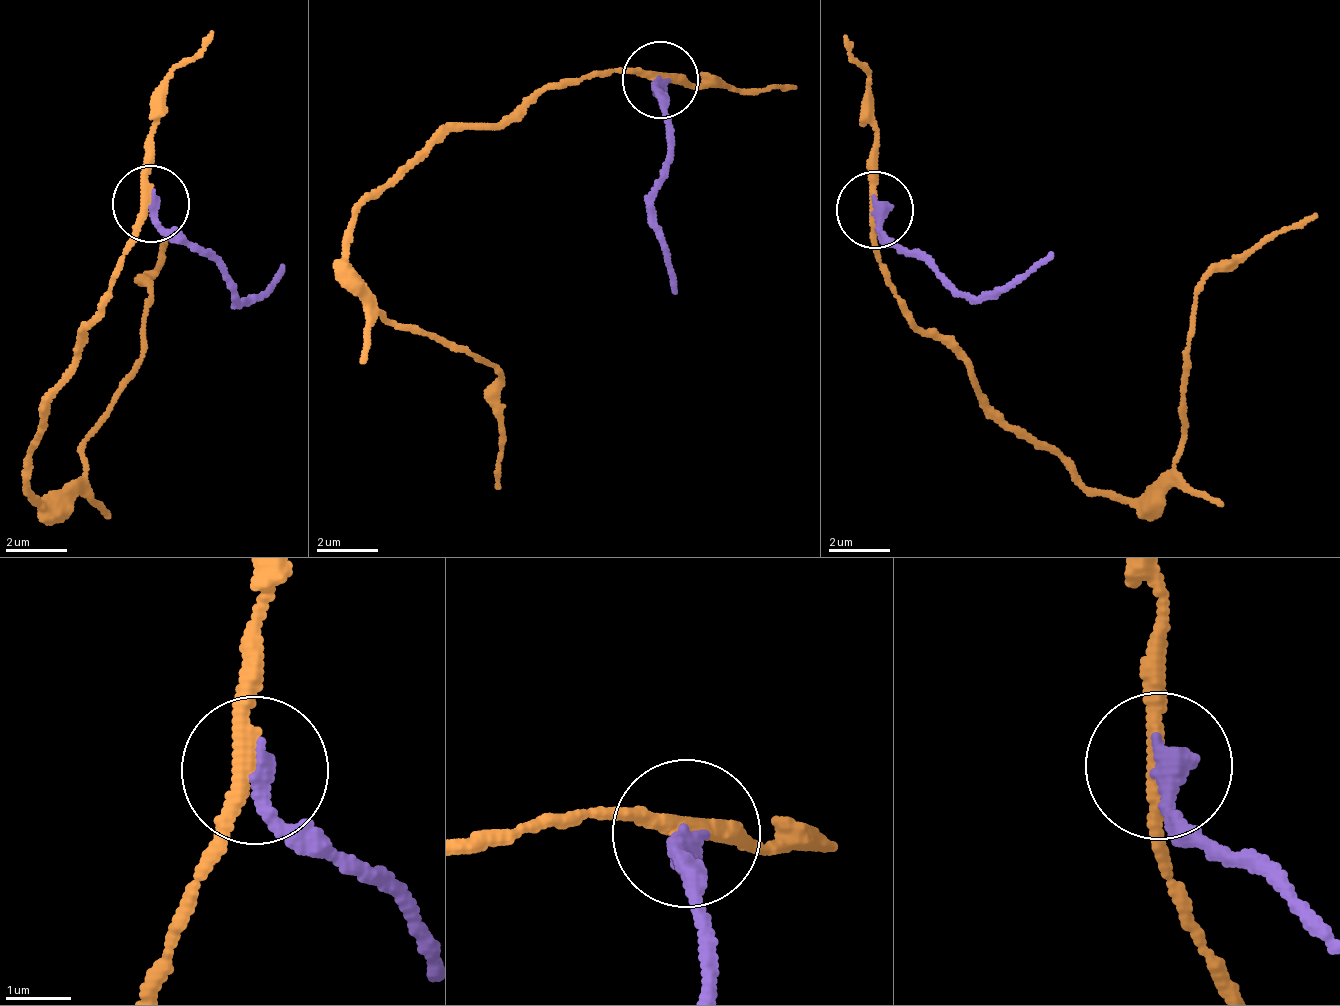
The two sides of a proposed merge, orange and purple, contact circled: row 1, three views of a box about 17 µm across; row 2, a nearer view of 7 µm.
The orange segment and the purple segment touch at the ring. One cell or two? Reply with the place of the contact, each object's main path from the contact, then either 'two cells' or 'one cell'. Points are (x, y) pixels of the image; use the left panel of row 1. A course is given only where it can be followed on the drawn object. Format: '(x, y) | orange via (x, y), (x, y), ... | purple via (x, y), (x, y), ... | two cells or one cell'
(150, 203) | orange via (153, 202), (56, 390), (30, 498), (50, 500), (84, 471), (80, 441), (145, 350), (145, 304), (164, 236) | purple via (153, 202), (173, 232), (210, 250), (237, 298), (260, 301), (280, 265) | two cells

